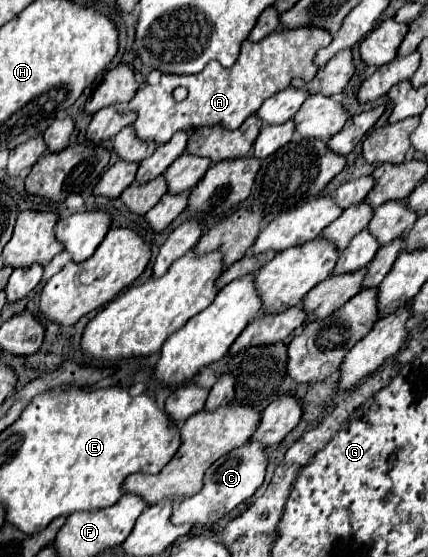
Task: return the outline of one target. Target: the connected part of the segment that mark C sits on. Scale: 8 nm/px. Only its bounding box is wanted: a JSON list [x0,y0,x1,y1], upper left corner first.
[173,441,269,525]

